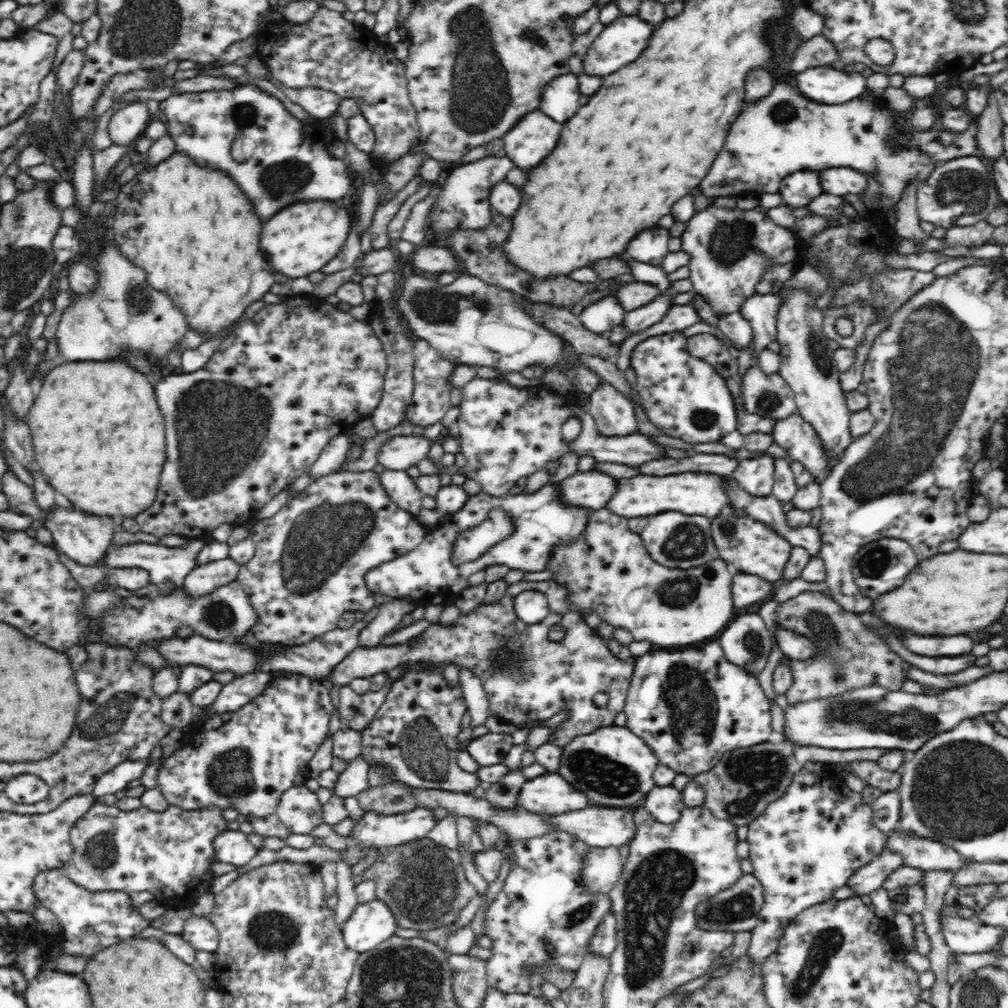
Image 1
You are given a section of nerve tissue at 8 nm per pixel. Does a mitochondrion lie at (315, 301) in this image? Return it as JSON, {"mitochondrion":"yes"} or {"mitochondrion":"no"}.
{"mitochondrion":"no"}

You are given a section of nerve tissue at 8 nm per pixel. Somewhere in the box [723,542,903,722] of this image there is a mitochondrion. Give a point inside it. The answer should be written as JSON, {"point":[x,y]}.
{"point":[821,625]}

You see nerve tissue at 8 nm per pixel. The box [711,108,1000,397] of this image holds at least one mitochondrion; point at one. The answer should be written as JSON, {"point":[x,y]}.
{"point":[962,191]}

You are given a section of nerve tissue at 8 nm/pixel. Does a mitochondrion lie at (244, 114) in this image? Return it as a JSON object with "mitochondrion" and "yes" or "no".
{"mitochondrion":"yes"}

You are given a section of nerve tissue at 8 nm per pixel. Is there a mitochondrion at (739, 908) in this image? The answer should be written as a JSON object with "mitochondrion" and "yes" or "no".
{"mitochondrion":"yes"}

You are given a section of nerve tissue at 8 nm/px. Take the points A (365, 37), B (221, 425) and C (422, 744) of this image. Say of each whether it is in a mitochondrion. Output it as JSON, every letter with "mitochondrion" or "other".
{"A":"other","B":"mitochondrion","C":"mitochondrion"}

